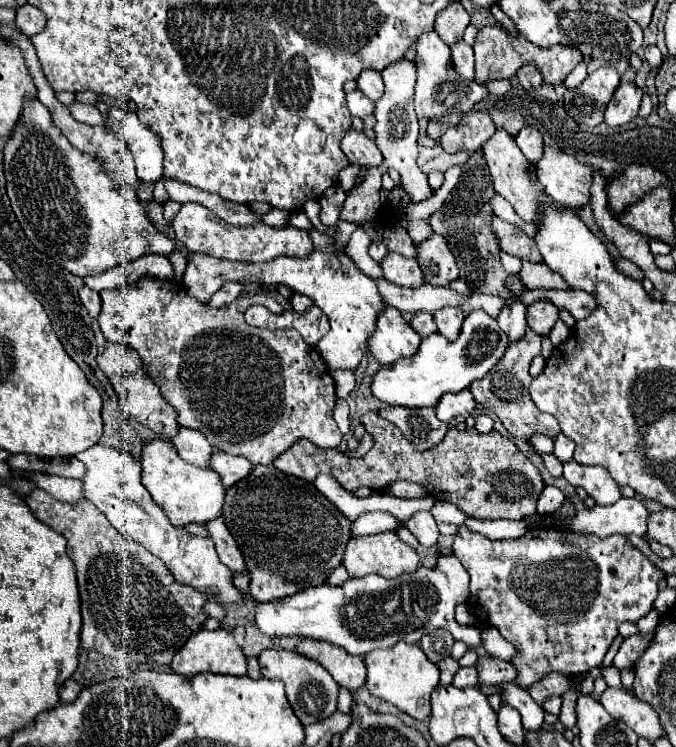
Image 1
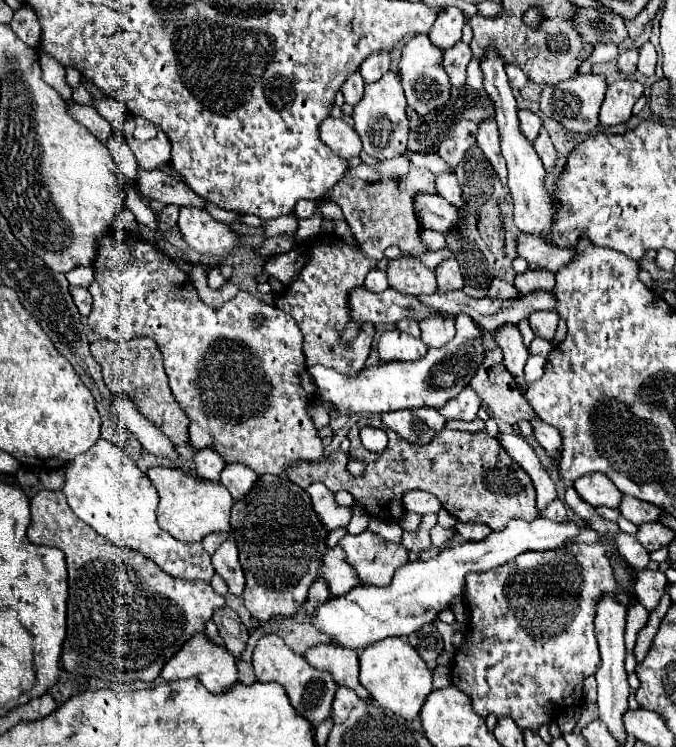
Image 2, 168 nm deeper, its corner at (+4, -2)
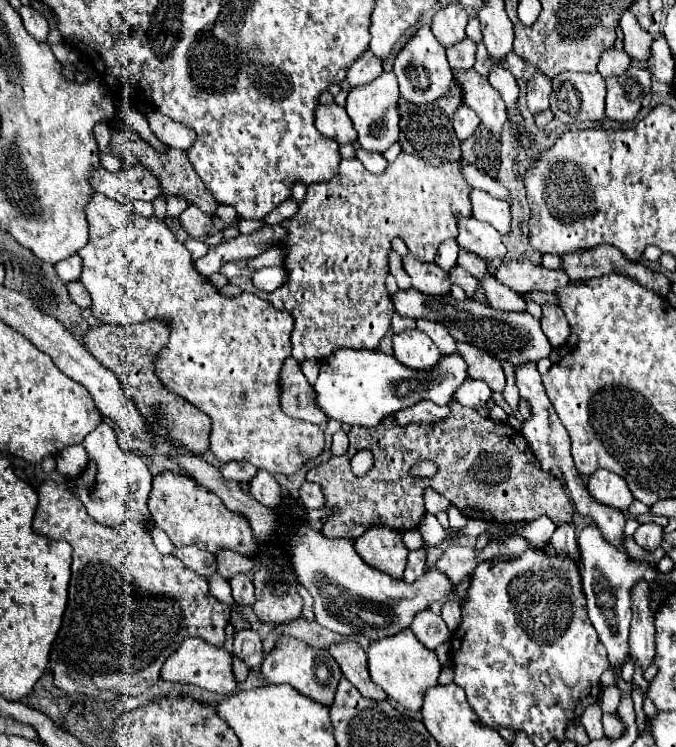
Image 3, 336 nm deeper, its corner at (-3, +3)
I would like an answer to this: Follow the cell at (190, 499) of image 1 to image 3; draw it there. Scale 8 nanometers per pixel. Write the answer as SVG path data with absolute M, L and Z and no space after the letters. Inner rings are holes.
M175 471L159 473L153 479L149 509L151 509L153 521L169 535L169 539L177 547L199 545L211 553L215 553L217 547L227 547L243 555L255 555L257 551L257 541L253 537L253 531L245 515L227 509L217 495L213 495L209 489L195 483L187 475L181 475Z

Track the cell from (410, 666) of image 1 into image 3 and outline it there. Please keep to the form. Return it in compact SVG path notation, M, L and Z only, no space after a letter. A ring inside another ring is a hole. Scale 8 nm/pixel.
M403 629L393 637L371 641L371 645L367 649L367 657L369 657L369 675L371 675L373 683L379 685L387 693L387 697L397 701L399 705L403 705L411 711L421 711L423 697L429 687L437 685L437 677L441 671L441 663L437 661L435 651L421 647L421 643L417 643L413 631Z

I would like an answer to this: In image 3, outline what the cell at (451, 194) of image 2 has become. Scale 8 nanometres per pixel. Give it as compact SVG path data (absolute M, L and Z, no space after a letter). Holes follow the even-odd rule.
M471 189L469 199L471 199L471 209L473 209L475 219L489 223L501 235L509 233L511 213L509 213L509 203L507 201L495 199L487 191L481 191L481 189Z

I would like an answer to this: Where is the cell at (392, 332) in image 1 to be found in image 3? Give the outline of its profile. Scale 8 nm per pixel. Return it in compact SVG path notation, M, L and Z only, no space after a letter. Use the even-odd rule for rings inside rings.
M419 329L393 335L393 355L411 369L429 369L441 359L437 345Z

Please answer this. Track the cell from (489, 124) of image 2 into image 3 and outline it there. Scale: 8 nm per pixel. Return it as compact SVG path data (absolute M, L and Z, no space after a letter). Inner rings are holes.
M475 69L469 71L453 71L455 79L459 81L463 89L463 103L469 105L481 123L497 137L501 139L503 133L503 123L507 121L505 113L505 103L501 103L501 97L489 87L487 77L475 73Z

